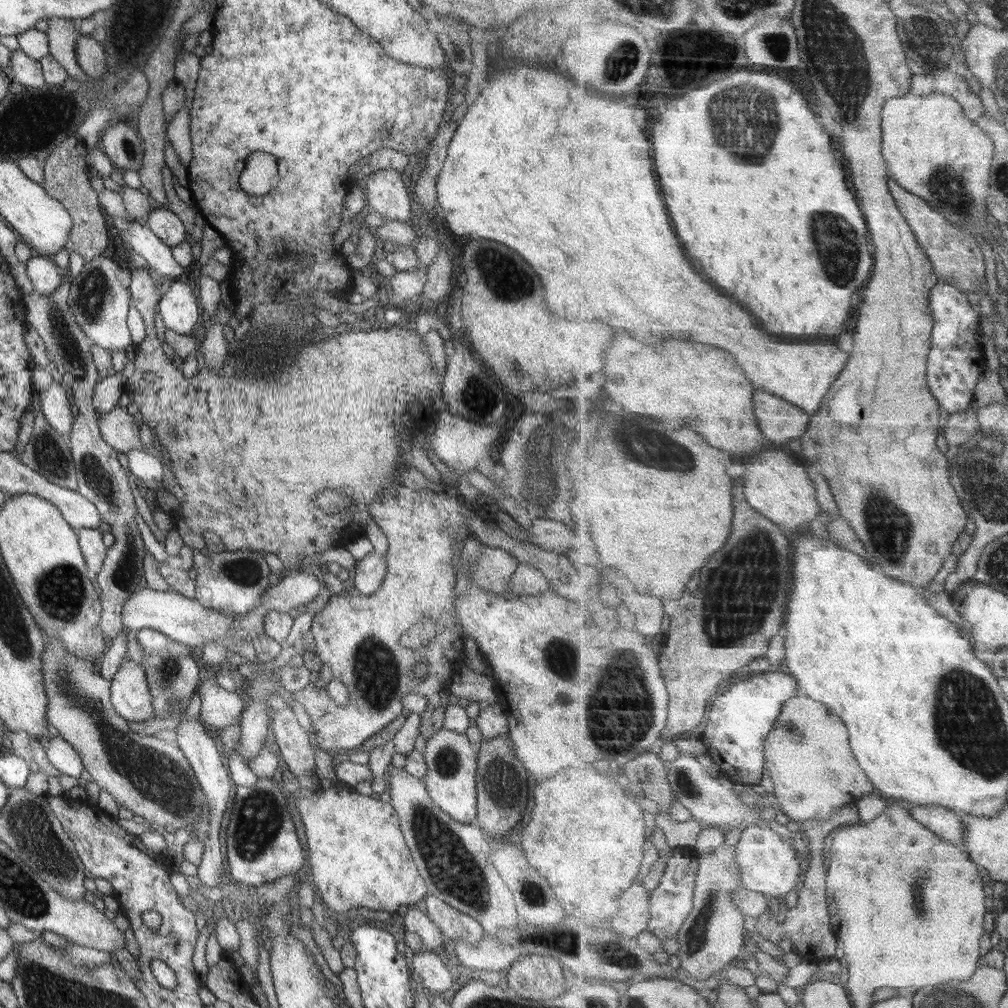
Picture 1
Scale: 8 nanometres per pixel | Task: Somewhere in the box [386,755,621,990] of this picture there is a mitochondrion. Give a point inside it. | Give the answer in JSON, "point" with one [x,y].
{"point":[438,844]}

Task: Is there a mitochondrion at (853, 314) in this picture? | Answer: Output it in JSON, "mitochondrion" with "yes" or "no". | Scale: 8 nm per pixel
{"mitochondrion":"no"}

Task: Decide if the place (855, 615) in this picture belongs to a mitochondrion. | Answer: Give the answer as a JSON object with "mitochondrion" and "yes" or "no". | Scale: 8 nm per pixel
{"mitochondrion":"no"}

